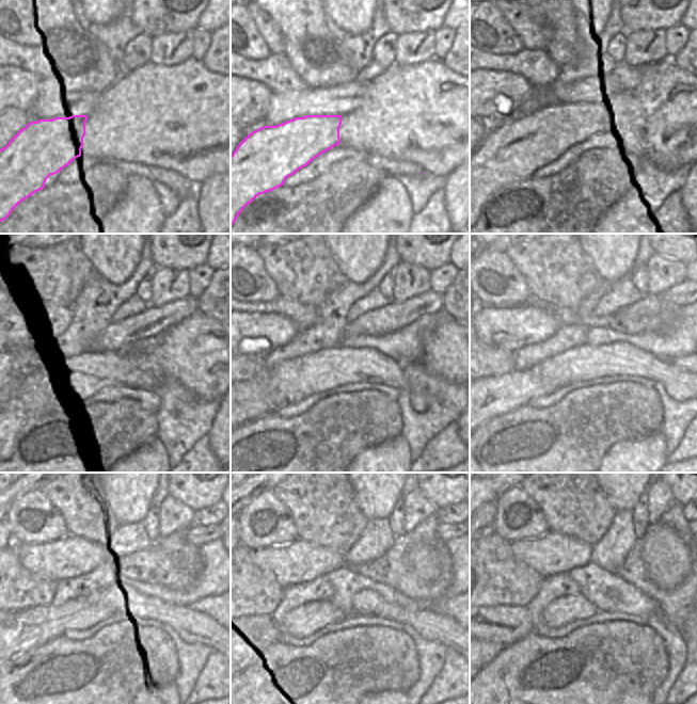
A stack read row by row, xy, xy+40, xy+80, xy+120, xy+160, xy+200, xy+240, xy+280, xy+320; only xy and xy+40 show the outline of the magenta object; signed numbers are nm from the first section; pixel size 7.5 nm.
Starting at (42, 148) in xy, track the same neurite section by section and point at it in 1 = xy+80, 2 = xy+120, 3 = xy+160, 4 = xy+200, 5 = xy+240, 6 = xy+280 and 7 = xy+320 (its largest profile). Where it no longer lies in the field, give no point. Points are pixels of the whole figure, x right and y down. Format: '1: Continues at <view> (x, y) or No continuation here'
1: Continues at xy+80 (513, 152)
2: Continues at xy+120 (38, 388)
3: Continues at xy+160 (296, 379)
4: Continues at xy+200 (583, 363)
5: Continues at xy+240 (193, 625)
6: Continues at xy+280 (433, 626)
7: Continues at xy+320 (667, 635).

